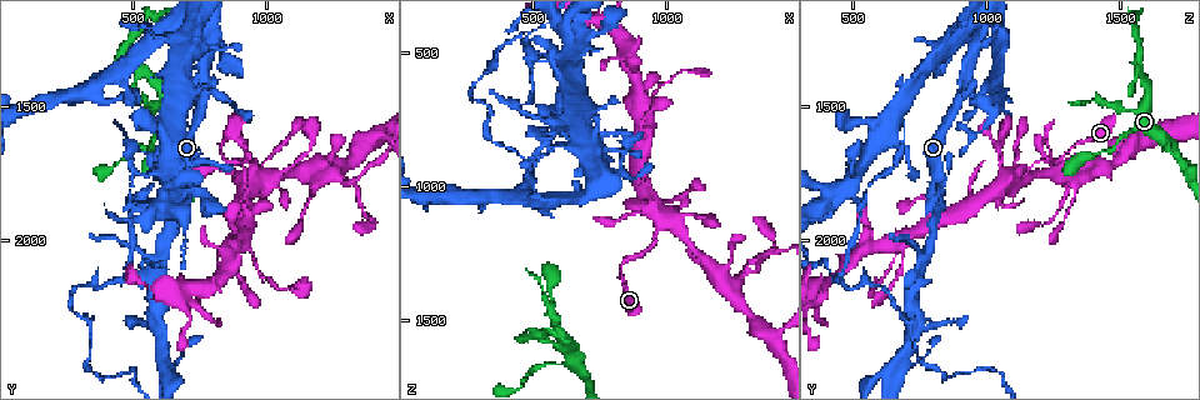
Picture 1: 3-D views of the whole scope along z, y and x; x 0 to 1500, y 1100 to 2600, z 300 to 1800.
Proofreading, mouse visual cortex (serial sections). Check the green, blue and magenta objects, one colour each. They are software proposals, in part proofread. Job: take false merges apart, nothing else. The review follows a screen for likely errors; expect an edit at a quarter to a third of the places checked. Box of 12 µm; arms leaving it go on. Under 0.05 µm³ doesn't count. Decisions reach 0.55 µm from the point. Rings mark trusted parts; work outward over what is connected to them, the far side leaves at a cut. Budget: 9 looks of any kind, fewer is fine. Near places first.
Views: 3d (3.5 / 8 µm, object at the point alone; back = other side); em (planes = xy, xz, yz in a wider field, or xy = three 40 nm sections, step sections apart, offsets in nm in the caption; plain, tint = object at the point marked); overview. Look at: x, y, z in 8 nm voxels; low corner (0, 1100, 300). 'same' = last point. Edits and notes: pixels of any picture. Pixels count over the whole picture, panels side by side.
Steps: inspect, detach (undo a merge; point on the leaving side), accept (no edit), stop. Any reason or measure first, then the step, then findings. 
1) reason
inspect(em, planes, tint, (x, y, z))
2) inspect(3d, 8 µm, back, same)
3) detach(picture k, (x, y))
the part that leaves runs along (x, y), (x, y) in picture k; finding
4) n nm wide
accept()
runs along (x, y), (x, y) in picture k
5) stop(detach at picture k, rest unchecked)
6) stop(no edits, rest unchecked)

abrupt turn
inspect(3d, 3.5 µm, (460, 1310, 1570))

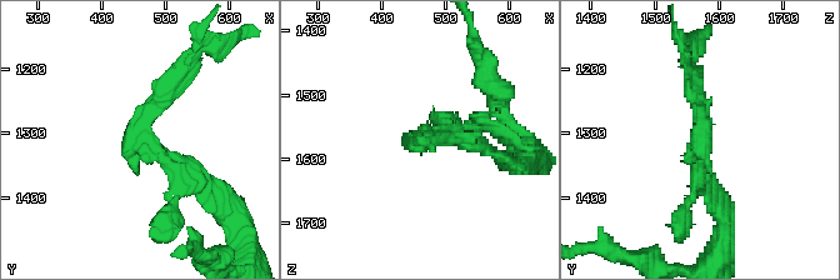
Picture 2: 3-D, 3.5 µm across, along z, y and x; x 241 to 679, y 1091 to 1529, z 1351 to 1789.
arms of 200, 250 nm; need the tissue
inspect(em, xy, step 3, tint, (455, 1300, 1565))

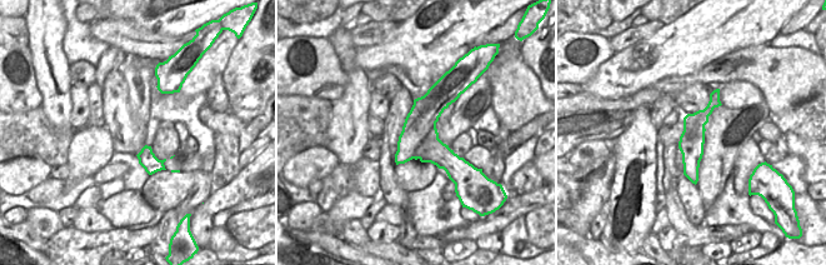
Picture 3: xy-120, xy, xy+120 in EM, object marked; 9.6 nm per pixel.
detach(picture 2, (701, 120))
border along (449, 148), (447, 165), (444, 169) in picture 3; two cells meet here

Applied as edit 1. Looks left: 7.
narrows sharply
inspect(3d, 3.5 µm, back, (590, 1660, 1660))

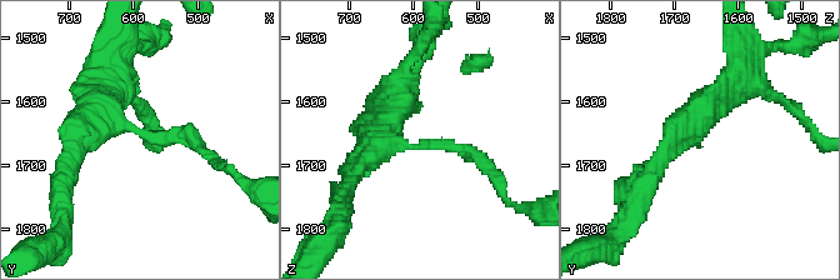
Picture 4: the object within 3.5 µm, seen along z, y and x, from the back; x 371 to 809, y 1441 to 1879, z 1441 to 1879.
3 arms; arms of 150, 350, 400 nm
inspect(em, planes, tint, (590, 1655, 1665))

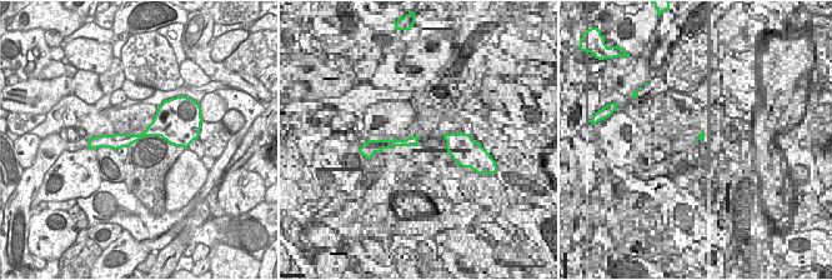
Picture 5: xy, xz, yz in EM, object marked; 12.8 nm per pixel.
inspect(em, xy, step 2, tint, same)

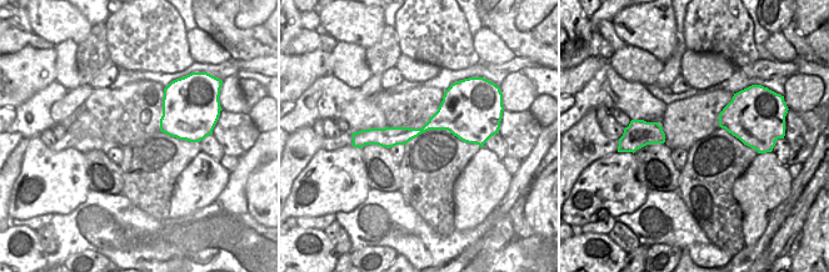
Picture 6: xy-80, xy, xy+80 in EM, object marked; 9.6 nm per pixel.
170 nm wide
accept()
runs along (473, 129), (432, 124), (365, 141) in picture 6; one cell here

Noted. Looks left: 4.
abrupt turn
inspect(3d, 3.5 µm, (970, 1760, 1120))

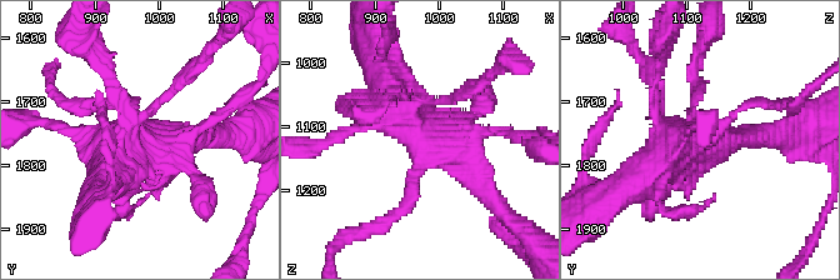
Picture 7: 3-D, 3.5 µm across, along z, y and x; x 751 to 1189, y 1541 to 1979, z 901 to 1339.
need the tissue
inspect(em, planes, tint, (970, 1755, 1120))

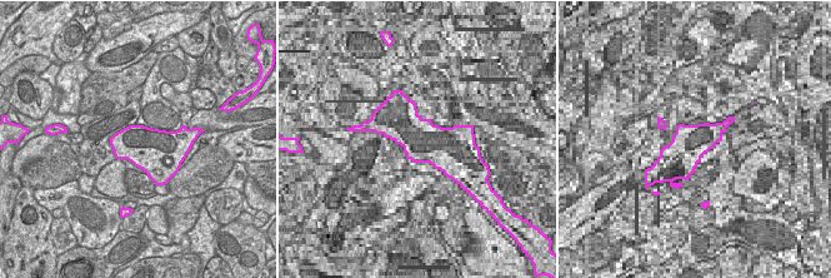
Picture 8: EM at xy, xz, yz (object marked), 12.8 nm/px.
accept()
runs along (769, 103), (746, 103), (679, 141), (640, 180) in picture 7; one cell here

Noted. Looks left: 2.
thin neck
inspect(3d, 3.5 µm, (550, 1880, 790))

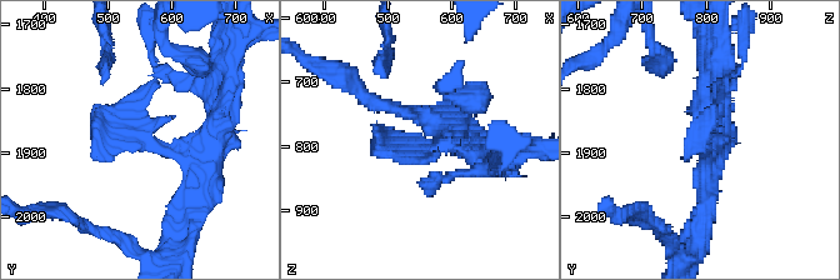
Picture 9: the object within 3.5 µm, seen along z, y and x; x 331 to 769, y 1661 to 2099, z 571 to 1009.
inspect(em, planes, tint, (540, 1875, 790))

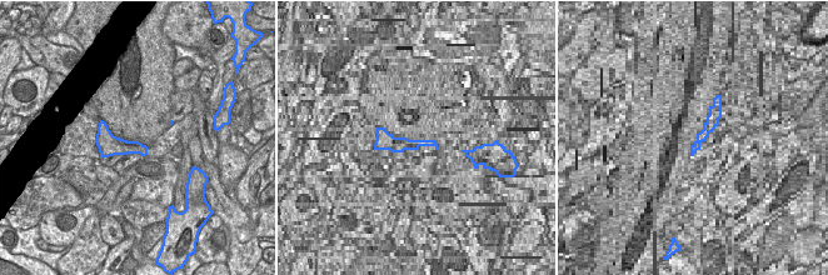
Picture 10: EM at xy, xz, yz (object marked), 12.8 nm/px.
accept()
runs along (211, 141), (158, 149), (96, 106) in picture 9; all the same cell

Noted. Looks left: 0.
stop(detach at picture 2, rest unchecked)

